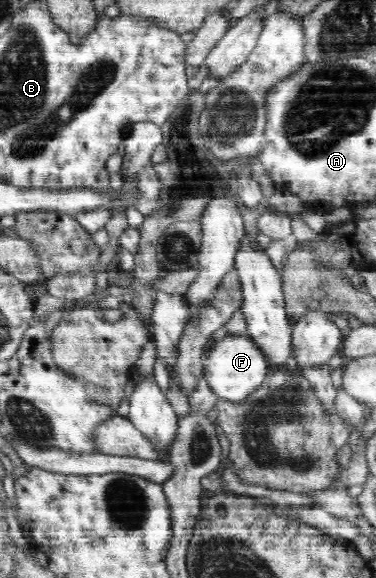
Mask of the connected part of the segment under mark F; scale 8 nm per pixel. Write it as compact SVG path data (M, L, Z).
M227 335L223 340L218 340L211 348L211 353L204 364L205 379L209 387L219 399L228 400L231 403L244 401L257 388L265 383L271 367L267 357L259 349L258 344L249 336Z

